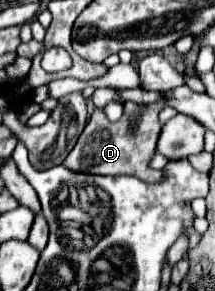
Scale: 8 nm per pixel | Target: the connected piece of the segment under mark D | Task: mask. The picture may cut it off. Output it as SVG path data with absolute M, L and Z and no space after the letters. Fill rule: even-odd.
M126 103L124 105L124 115L120 121L116 123L110 123L104 115L102 109L94 109L92 117L88 119L88 125L84 129L84 133L80 135L80 141L76 143L76 147L70 151L70 155L64 159L64 167L74 171L74 173L88 173L88 175L134 175L146 183L158 183L162 181L162 171L156 171L156 169L150 169L148 163L152 159L152 155L156 153L156 137L160 135L160 129L162 129L162 123L158 121L158 113L164 105L136 105L136 103ZM136 115L142 115L140 117L140 125L134 133L128 131L128 123L136 117Z

